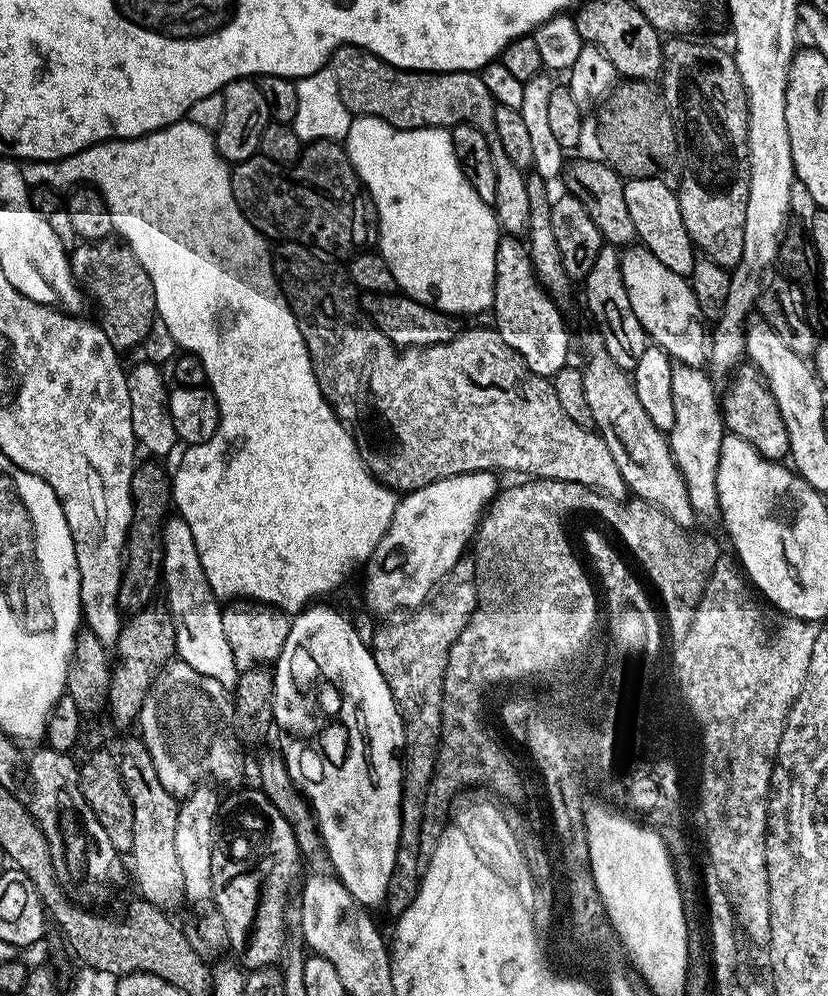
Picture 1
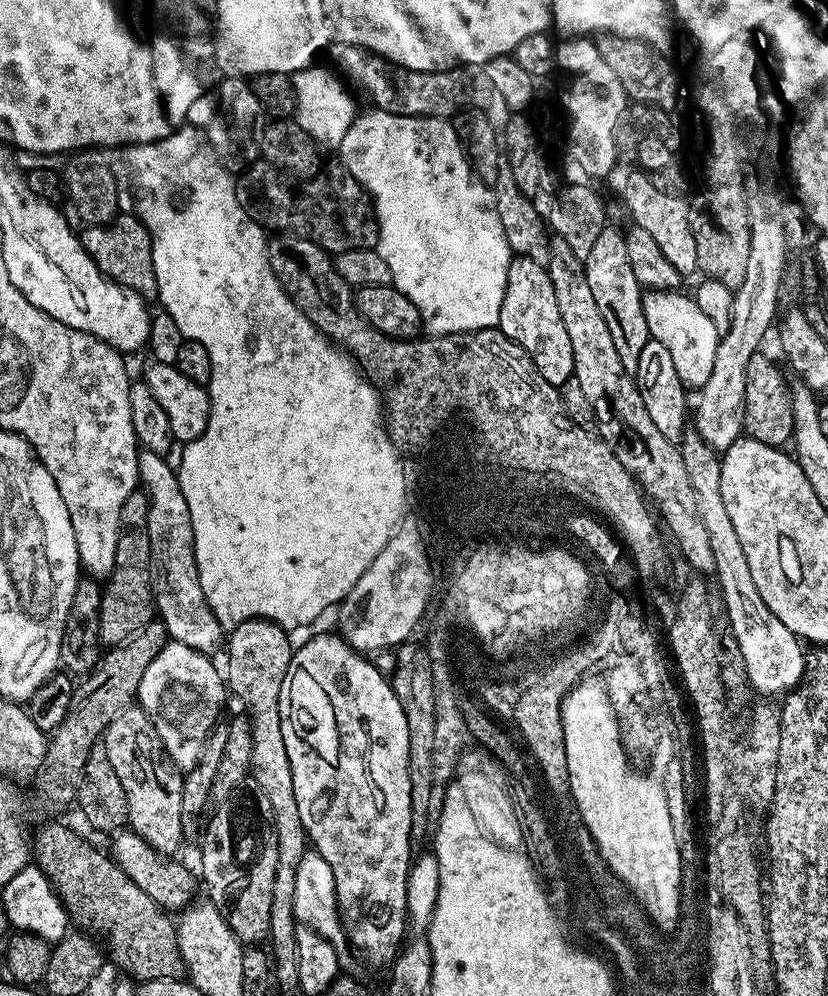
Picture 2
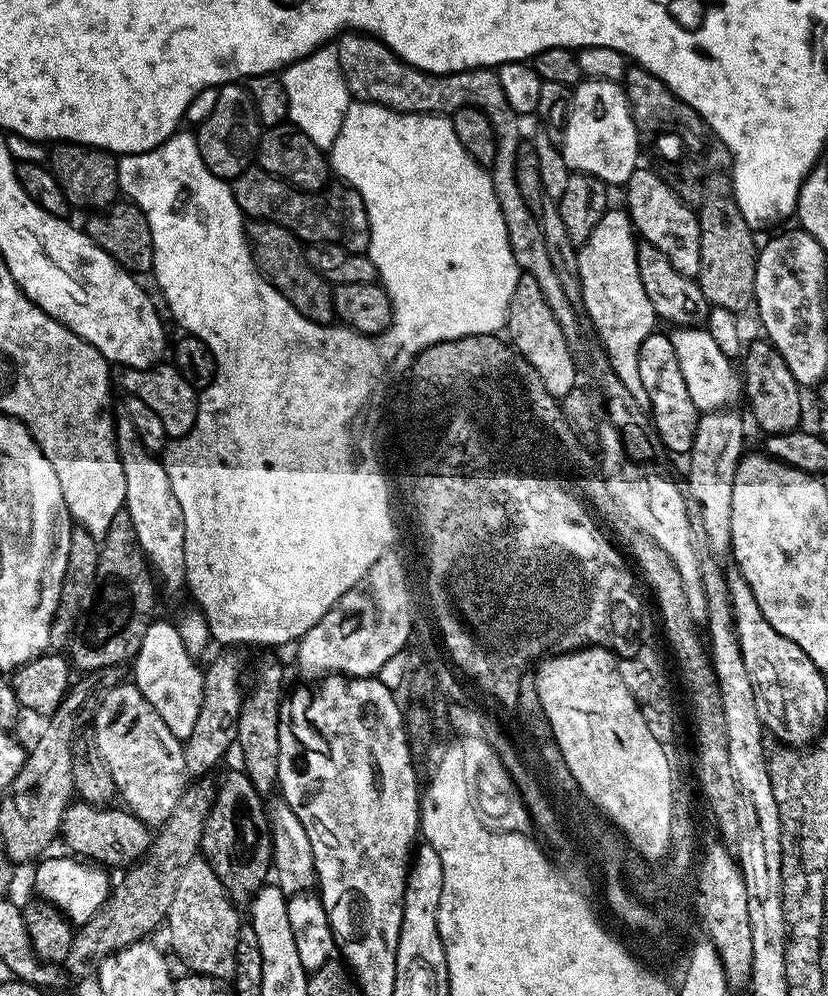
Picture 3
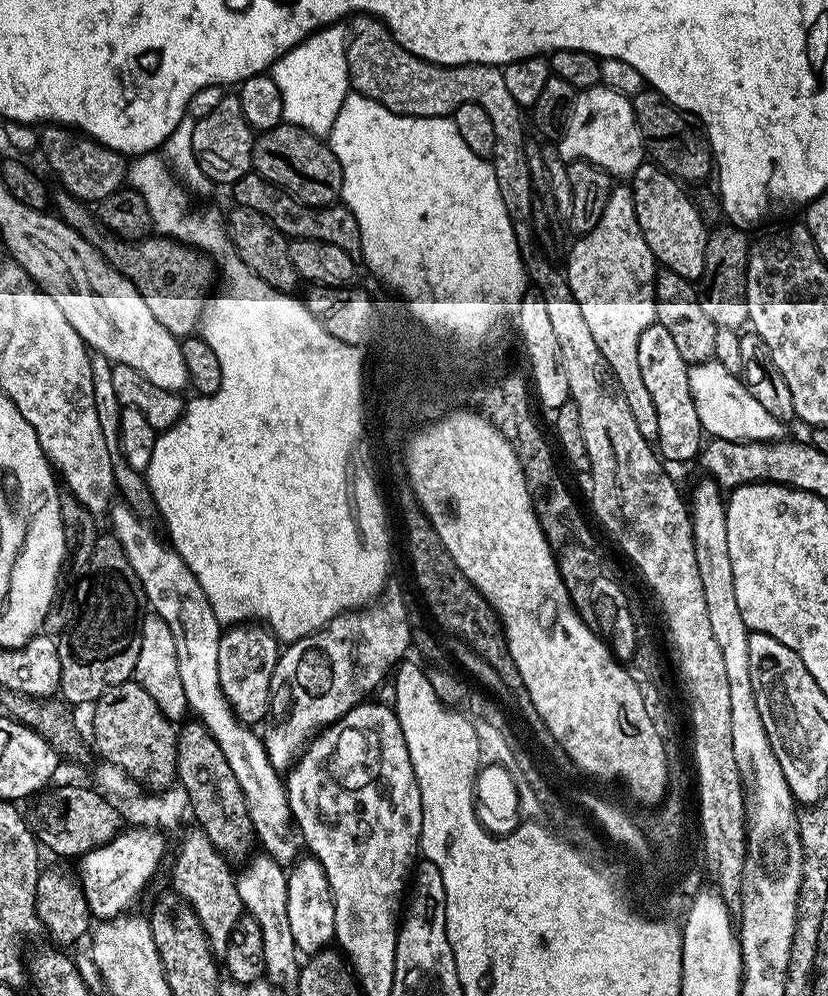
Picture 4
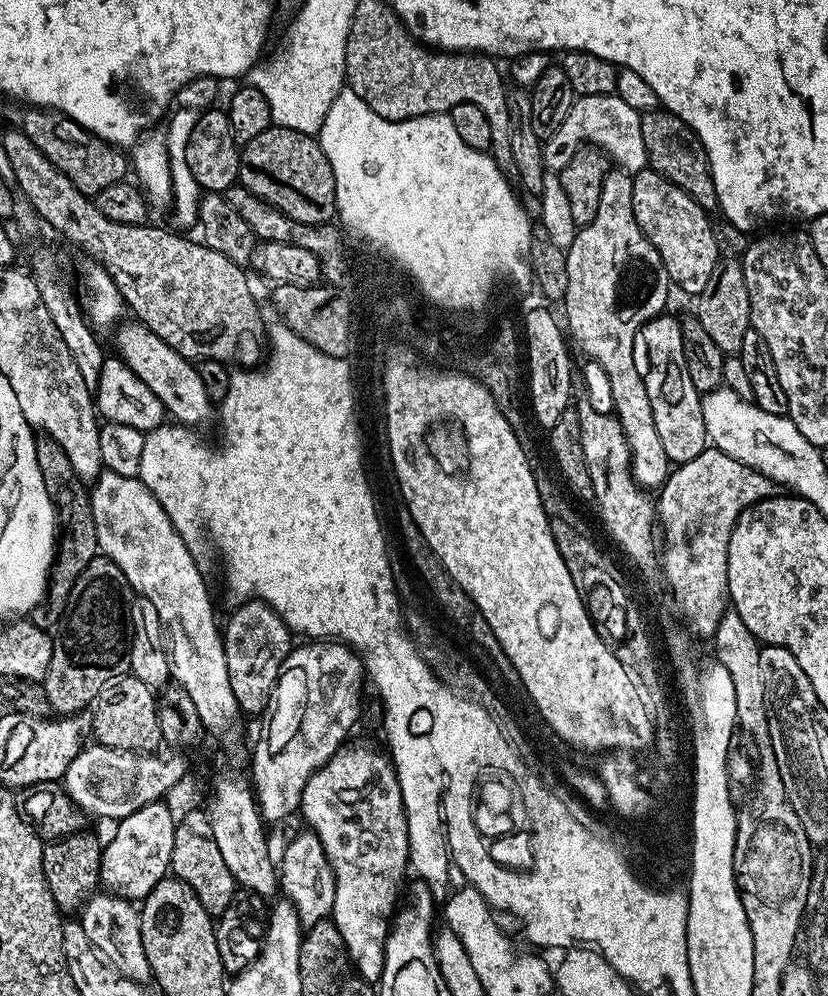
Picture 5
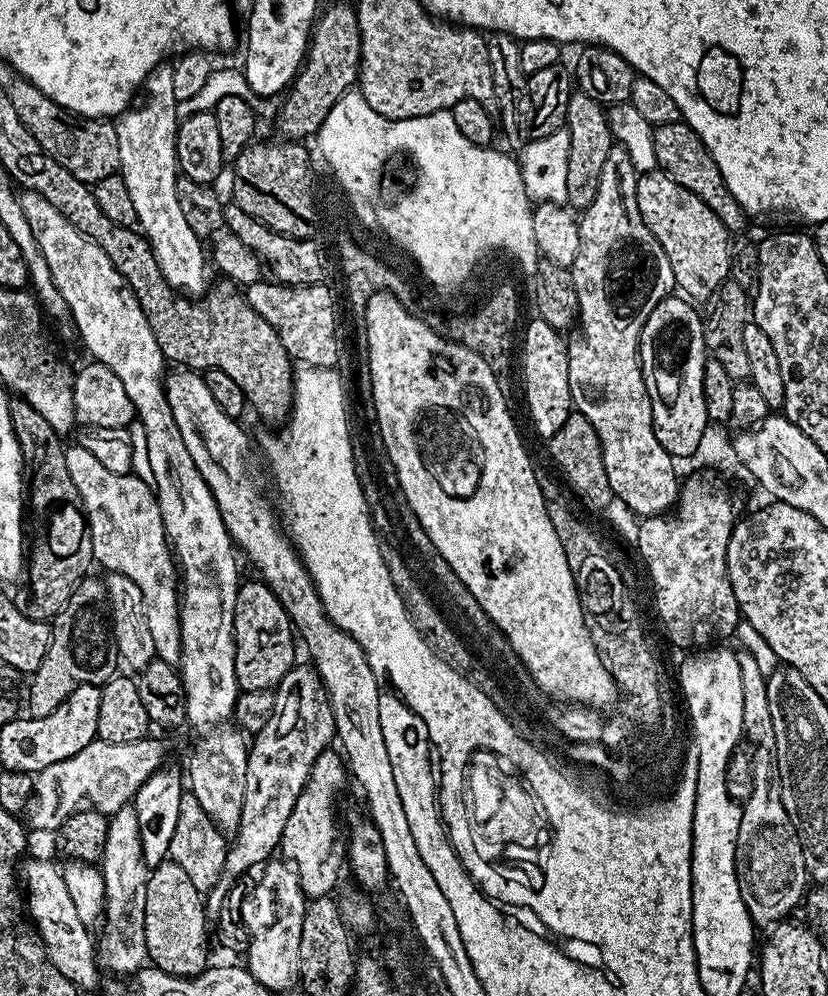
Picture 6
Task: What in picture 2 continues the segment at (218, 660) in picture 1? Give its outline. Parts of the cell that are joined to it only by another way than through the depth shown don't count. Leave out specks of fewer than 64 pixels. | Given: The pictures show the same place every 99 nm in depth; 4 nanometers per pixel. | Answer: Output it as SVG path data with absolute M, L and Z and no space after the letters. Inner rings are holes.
M141 451L137 455L139 487L148 498L148 513L146 514L146 530L150 550L152 551L152 590L154 593L154 608L158 618L163 622L165 630L171 639L182 642L194 650L205 654L211 653L216 643L221 643L222 629L214 618L210 606L206 602L206 594L202 594L202 586L198 582L198 566L194 558L194 526L190 522L190 506L186 506L186 497L182 494L180 478L175 467L167 463L165 457L153 452Z

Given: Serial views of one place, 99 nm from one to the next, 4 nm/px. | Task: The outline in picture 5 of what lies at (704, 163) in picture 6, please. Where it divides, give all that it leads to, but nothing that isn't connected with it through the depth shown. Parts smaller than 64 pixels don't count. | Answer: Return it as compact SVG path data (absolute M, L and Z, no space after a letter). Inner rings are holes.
M657 110L643 113L640 125L642 142L648 151L648 167L662 174L670 183L678 185L686 194L690 194L690 198L694 198L694 202L698 202L698 206L702 206L705 212L715 213L720 203L714 190L708 155L689 124L679 120L673 112Z

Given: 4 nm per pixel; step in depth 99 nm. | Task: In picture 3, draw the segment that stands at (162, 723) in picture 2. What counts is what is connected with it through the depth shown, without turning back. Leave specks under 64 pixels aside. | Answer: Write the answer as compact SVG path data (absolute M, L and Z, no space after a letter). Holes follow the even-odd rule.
M153 619L152 625L146 630L146 638L142 638L142 646L136 651L134 667L136 667L136 677L134 683L136 689L143 694L146 702L158 710L158 718L170 726L170 734L174 734L182 742L190 738L194 730L194 722L198 722L198 710L202 710L202 698L204 697L204 674L201 665L196 665L193 653L186 650L186 646L180 637L180 631L175 623L170 619Z

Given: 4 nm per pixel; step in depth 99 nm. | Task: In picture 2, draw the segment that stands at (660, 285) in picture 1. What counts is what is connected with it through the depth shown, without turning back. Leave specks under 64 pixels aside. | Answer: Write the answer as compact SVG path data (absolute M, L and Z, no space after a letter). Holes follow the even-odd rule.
M680 290L645 291L642 297L646 326L649 337L662 342L662 346L666 346L666 350L670 350L670 359L674 362L674 370L678 370L678 378L683 382L685 389L699 390L706 386L706 381L710 379L710 370L714 370L714 354L720 345L721 336L718 334L718 330L714 330L710 318L706 318L706 314L702 314L702 310L698 310L695 299L688 297L687 300L682 293L683 291Z

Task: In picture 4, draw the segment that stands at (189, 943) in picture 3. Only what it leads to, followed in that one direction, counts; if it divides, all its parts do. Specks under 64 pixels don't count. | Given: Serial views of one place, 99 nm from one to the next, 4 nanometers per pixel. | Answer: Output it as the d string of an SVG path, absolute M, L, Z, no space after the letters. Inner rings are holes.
M193 830L184 836L180 844L180 853L172 864L171 891L180 896L193 908L201 923L202 930L208 936L209 946L216 954L223 954L226 942L230 942L230 934L234 930L234 922L244 912L244 904L238 898L236 876L228 861L220 855L218 849L211 844L204 831Z

